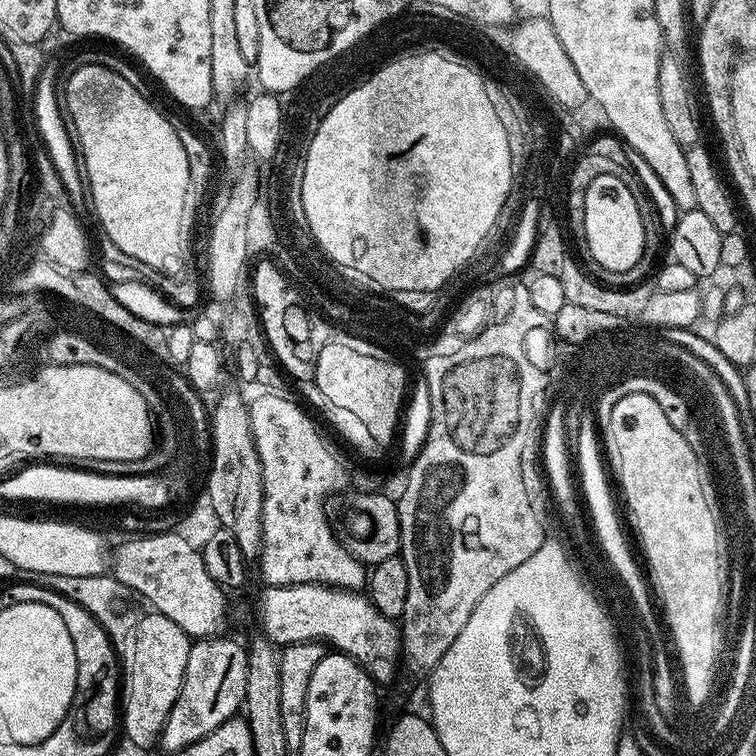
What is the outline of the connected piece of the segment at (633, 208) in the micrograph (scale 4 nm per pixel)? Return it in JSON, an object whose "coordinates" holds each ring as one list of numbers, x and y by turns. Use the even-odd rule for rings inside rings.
{"coordinates":[[611,174,596,178,585,192,585,234,583,243,588,243,592,264,606,271,626,271,642,258,644,253,644,227,637,193]]}

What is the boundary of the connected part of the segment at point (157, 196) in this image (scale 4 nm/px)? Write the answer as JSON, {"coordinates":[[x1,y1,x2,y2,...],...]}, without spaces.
{"coordinates":[[98,64,83,65,74,73,67,74,66,81,68,85,64,92,62,88,62,100,82,157,82,172,86,177,90,204,96,207,96,216,104,227,101,228,103,235,114,238,114,246,126,250,130,258,136,258,168,276,181,275,188,260,184,208,189,207,190,166,186,150,182,150,182,142,178,142,178,134,174,134,174,126,170,126,163,111,160,113,147,100,149,97,145,93,134,90,126,79]]}

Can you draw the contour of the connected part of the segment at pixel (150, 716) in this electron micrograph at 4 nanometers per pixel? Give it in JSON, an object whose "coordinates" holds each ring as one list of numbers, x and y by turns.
{"coordinates":[[155,610,145,611,134,626,134,634,130,634,130,642,122,654,122,732,128,735,130,743,148,748,159,741,164,733,166,718,174,702,178,702,186,674,186,658,190,658,192,645,193,641,182,630,182,626,178,626,178,622,170,622,170,618]]}

